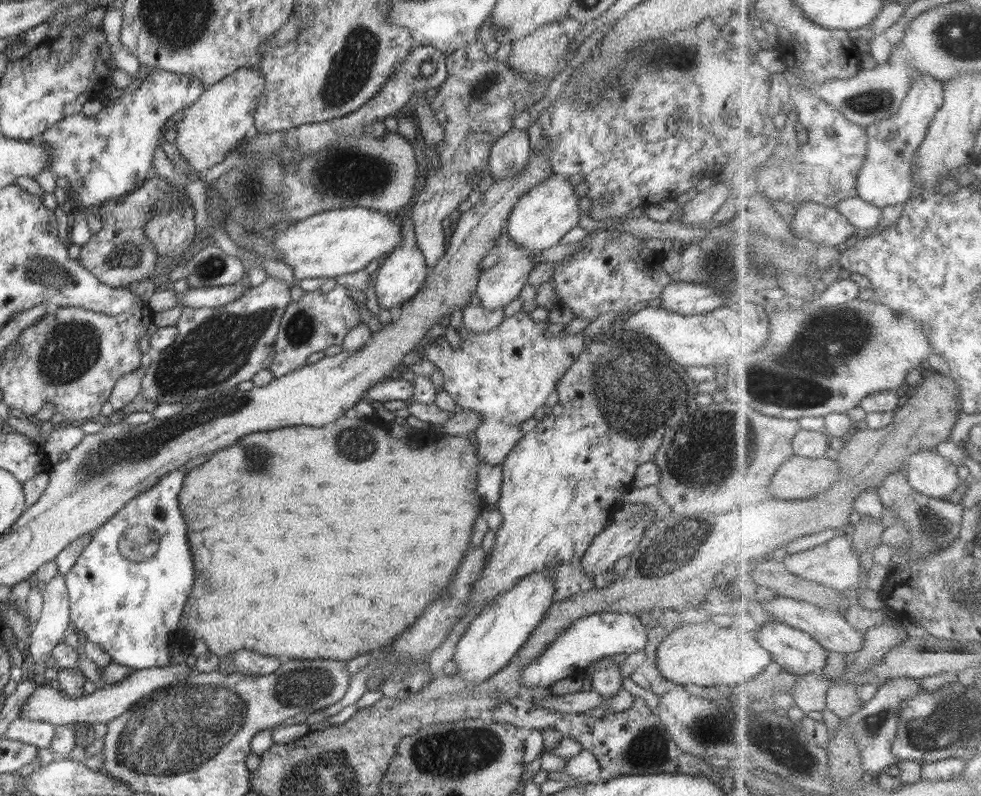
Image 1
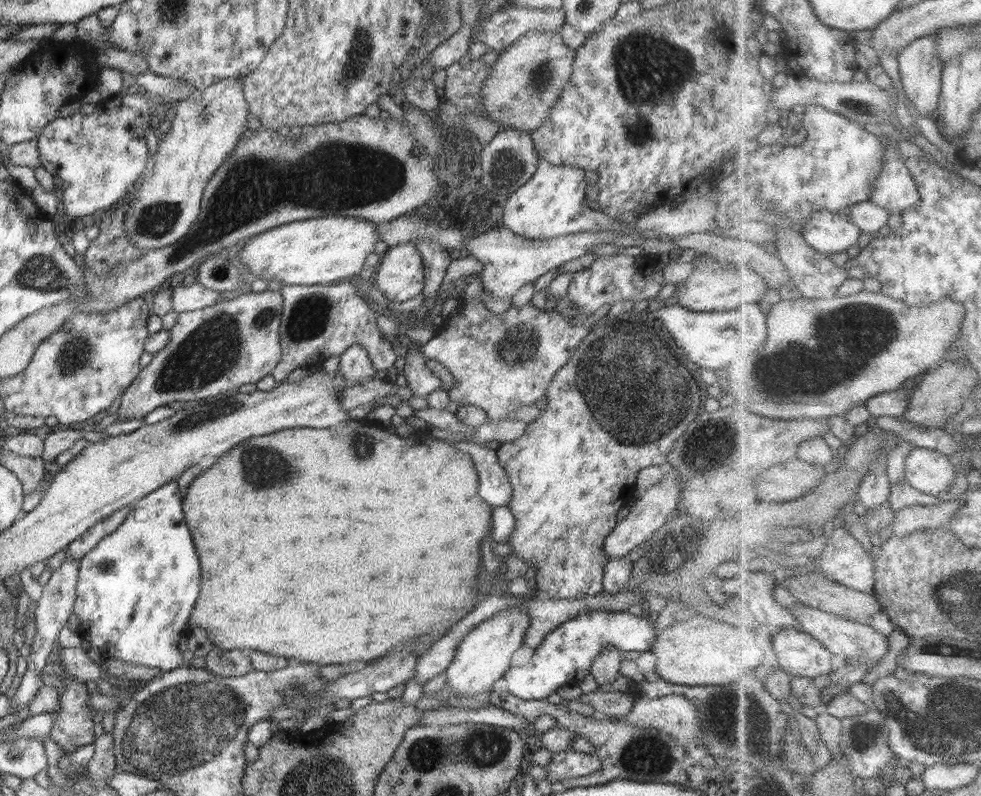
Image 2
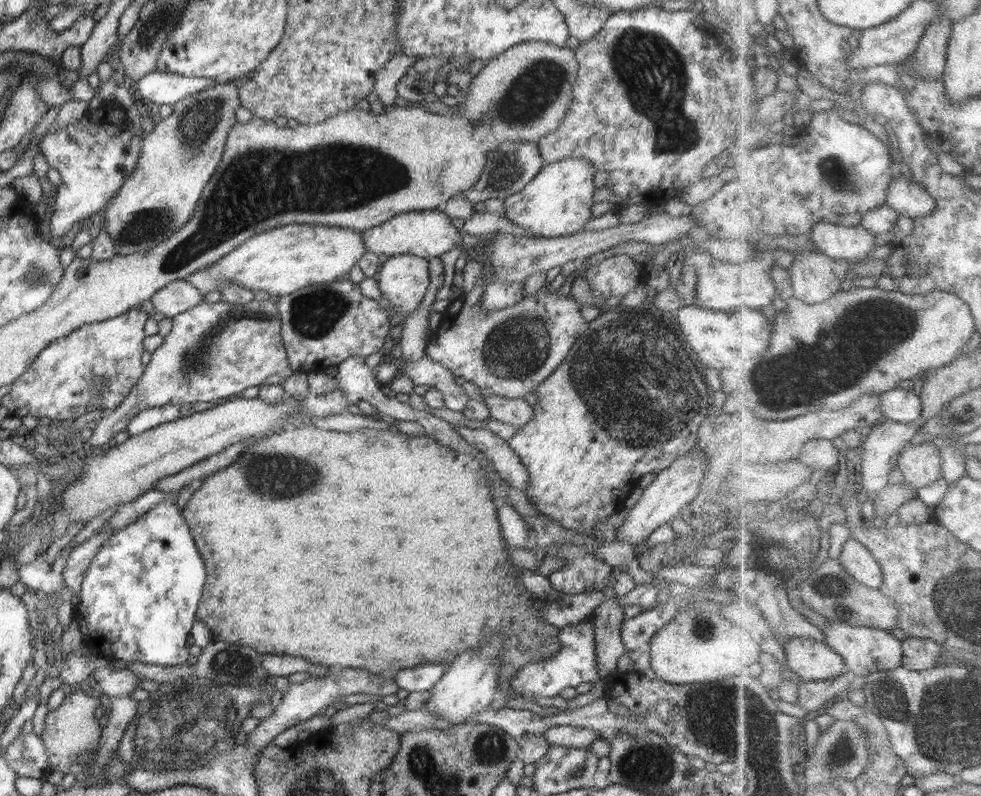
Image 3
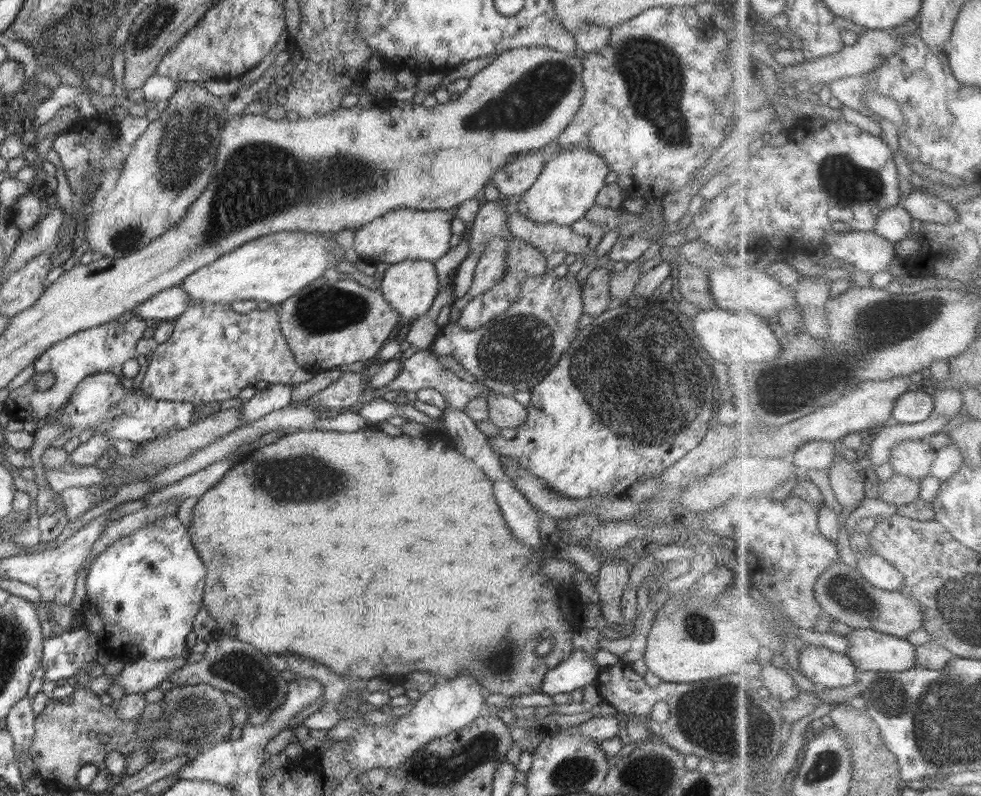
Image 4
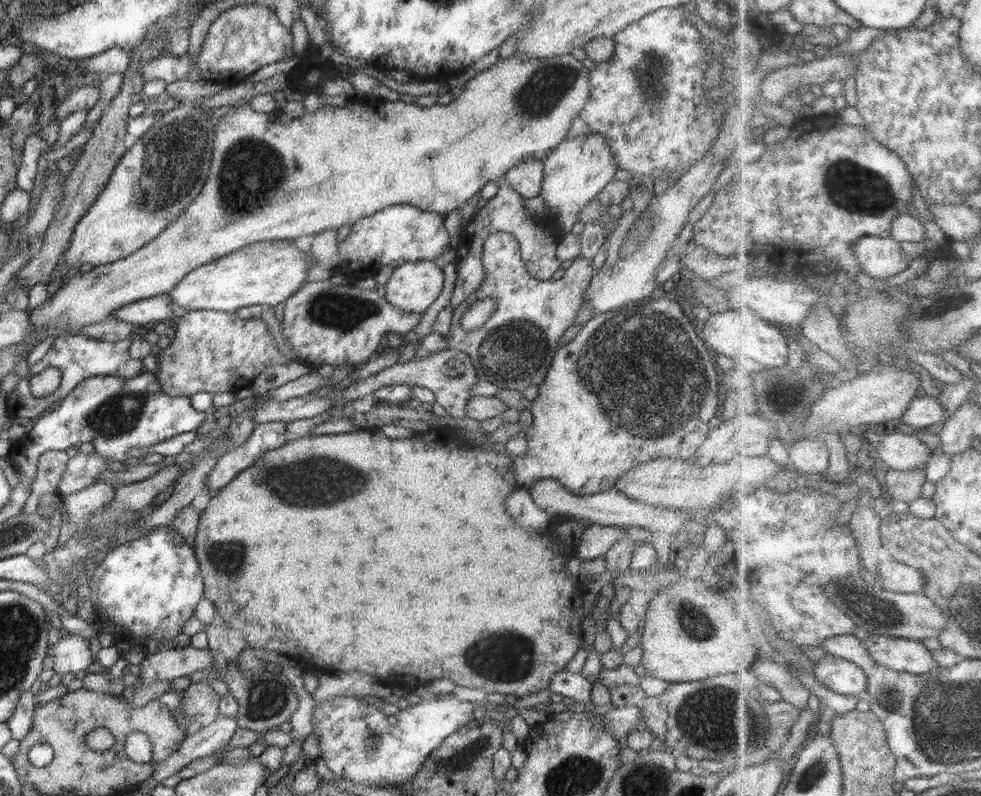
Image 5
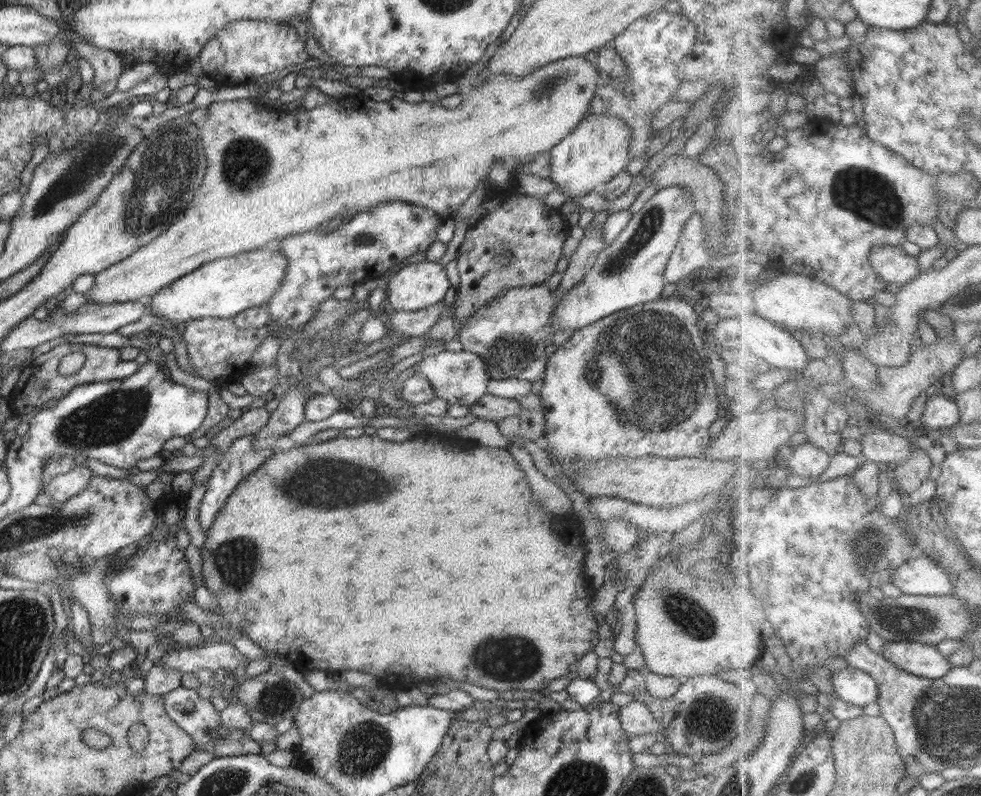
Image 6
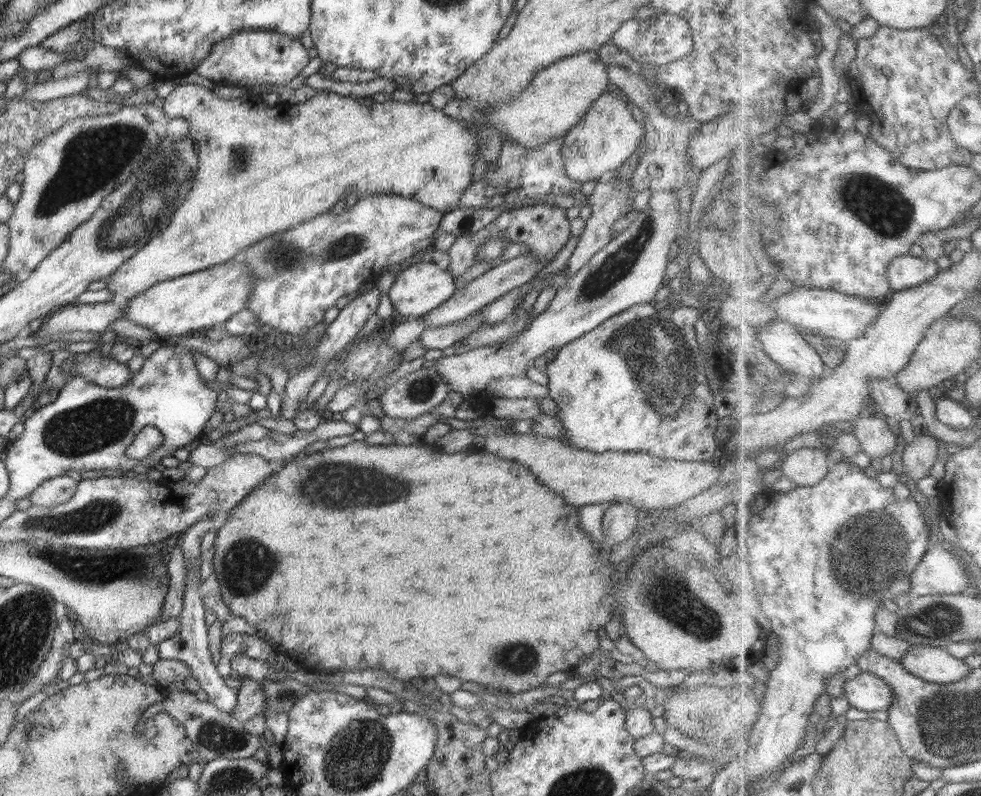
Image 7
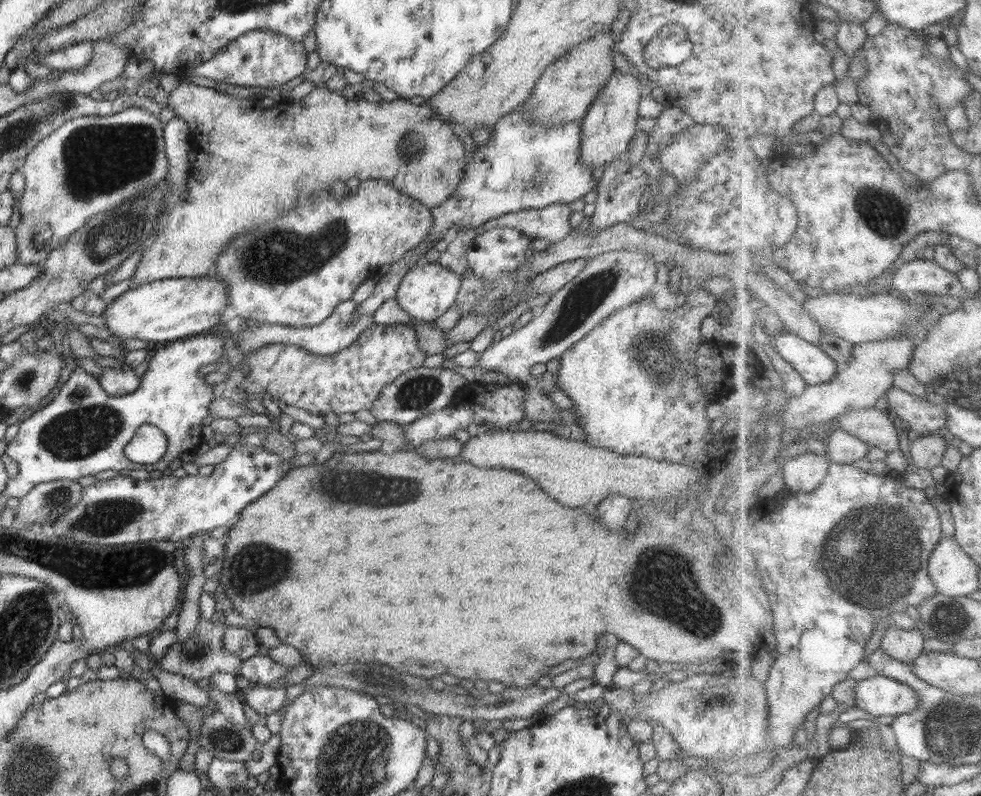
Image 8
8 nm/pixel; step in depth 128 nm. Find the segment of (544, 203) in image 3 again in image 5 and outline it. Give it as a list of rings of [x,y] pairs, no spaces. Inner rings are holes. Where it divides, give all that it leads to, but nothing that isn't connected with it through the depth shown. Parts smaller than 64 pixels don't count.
[[[594,132],[562,141],[542,161],[543,180],[539,196],[548,207],[544,214],[554,216],[559,228],[566,233],[571,232],[578,222],[578,213],[582,208],[597,199],[598,194],[614,180],[616,172],[620,171],[609,150],[607,138]]]

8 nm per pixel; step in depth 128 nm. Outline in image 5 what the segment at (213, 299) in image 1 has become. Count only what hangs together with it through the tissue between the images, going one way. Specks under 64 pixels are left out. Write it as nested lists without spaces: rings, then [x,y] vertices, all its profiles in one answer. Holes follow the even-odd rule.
[[[166,293],[127,304],[117,312],[113,312],[108,320],[120,319],[134,325],[134,327],[141,327],[150,322],[164,323],[165,320],[173,319],[172,312],[175,307],[170,295]]]

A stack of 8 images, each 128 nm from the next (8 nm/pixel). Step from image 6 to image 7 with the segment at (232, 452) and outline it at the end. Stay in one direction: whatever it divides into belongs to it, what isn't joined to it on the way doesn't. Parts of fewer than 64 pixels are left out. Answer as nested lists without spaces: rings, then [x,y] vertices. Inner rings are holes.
[[[206,517],[192,525],[187,531],[180,534],[182,539],[182,552],[185,562],[187,563],[186,590],[184,591],[184,607],[178,616],[180,619],[180,630],[172,638],[158,643],[158,654],[160,659],[174,659],[184,662],[188,666],[192,677],[200,683],[200,687],[206,694],[208,701],[215,704],[220,711],[226,714],[232,714],[232,710],[237,703],[237,690],[226,685],[224,677],[217,670],[216,664],[212,661],[211,652],[208,644],[208,626],[204,623],[204,607],[203,595],[199,588],[199,568],[196,567],[196,557],[205,556],[200,551],[200,542],[206,539],[209,530],[214,526],[214,519]]]

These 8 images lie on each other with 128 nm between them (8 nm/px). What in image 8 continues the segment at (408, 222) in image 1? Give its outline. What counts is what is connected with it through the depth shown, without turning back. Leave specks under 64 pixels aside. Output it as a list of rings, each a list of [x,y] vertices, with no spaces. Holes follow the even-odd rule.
[[[418,262],[399,282],[395,299],[400,308],[415,320],[433,322],[455,303],[462,276],[438,263]]]

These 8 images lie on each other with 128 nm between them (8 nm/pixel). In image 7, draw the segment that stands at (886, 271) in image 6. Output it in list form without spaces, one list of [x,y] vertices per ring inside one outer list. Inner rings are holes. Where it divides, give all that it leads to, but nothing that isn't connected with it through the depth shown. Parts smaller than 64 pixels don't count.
[[[898,256],[889,264],[889,279],[895,291],[906,290],[913,286],[938,278],[940,264],[923,256]]]

